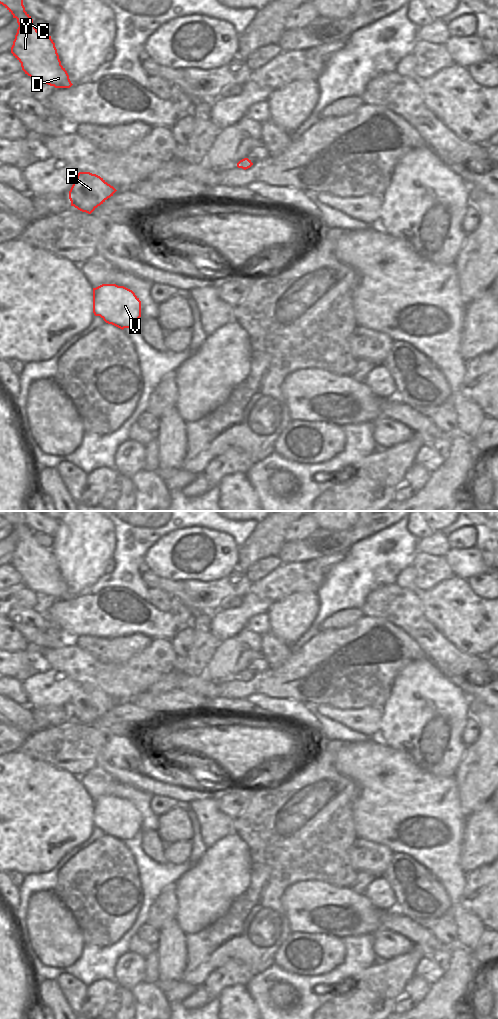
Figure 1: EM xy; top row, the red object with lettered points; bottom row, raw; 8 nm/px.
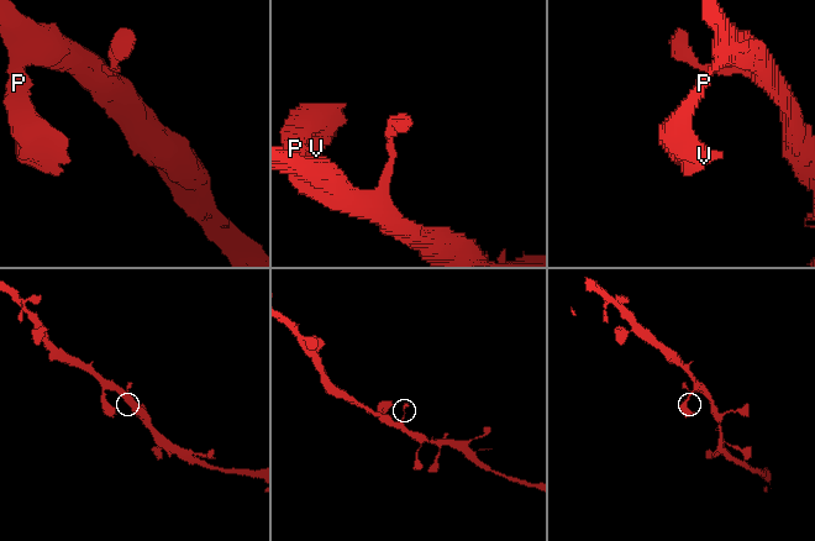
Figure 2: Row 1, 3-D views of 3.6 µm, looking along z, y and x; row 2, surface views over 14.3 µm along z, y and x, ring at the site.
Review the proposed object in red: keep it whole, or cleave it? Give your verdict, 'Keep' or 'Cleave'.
Keep.

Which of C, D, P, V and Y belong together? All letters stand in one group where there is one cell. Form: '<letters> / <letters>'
C D P V Y

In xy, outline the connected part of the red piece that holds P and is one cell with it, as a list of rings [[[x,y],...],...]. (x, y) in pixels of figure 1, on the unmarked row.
[[[79,684],[69,703],[71,718],[91,726],[117,702],[103,690],[90,684]]]

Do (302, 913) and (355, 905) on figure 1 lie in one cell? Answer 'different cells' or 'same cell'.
same cell

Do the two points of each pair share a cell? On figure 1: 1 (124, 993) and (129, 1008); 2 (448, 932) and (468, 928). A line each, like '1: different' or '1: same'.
1: same
2: different

